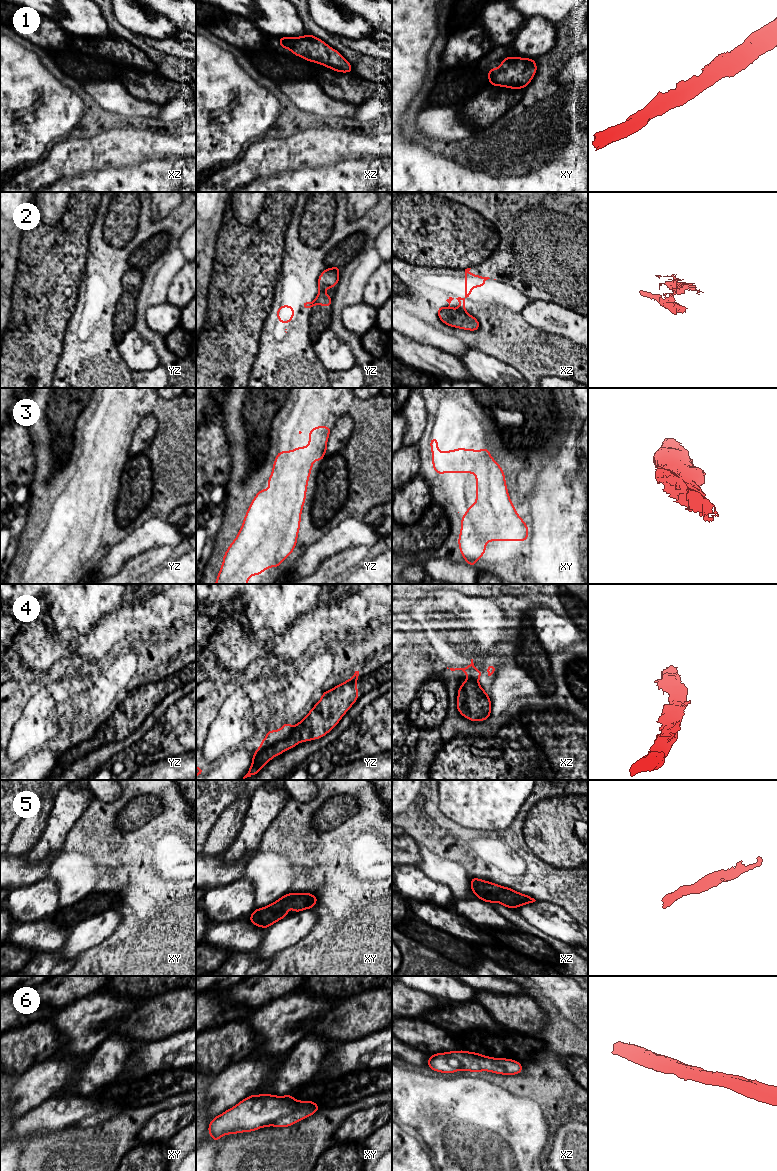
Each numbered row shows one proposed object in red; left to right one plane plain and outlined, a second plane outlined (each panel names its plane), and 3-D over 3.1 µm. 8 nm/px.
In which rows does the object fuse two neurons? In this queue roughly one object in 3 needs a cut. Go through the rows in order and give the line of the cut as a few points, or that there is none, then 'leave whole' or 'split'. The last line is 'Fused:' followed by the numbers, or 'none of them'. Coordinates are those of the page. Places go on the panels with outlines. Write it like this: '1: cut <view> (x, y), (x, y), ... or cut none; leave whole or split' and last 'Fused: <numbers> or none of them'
1: cut none; leave whole
2: cut xz (458, 308), (466, 312); split
3: cut none; leave whole
4: cut none; leave whole
5: cut none; leave whole
6: cut none; leave whole
Fused: 2

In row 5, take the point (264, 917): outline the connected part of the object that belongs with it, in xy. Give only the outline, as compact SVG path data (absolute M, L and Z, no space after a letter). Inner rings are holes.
M290 892L266 907L255 909L249 919L253 925L266 929L286 917L289 906L297 913L304 909L312 909L317 901L318 897L311 893Z

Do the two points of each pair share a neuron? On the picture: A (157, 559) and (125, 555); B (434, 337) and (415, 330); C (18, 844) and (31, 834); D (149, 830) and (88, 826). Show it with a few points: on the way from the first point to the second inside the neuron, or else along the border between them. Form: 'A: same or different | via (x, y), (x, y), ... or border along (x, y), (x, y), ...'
A: different | border along (156, 547), (133, 556), (117, 572)
B: same | via (429, 335), (420, 331)
C: same | via (21, 841), (28, 834)
D: same | via (134, 837), (113, 838), (103, 836)

